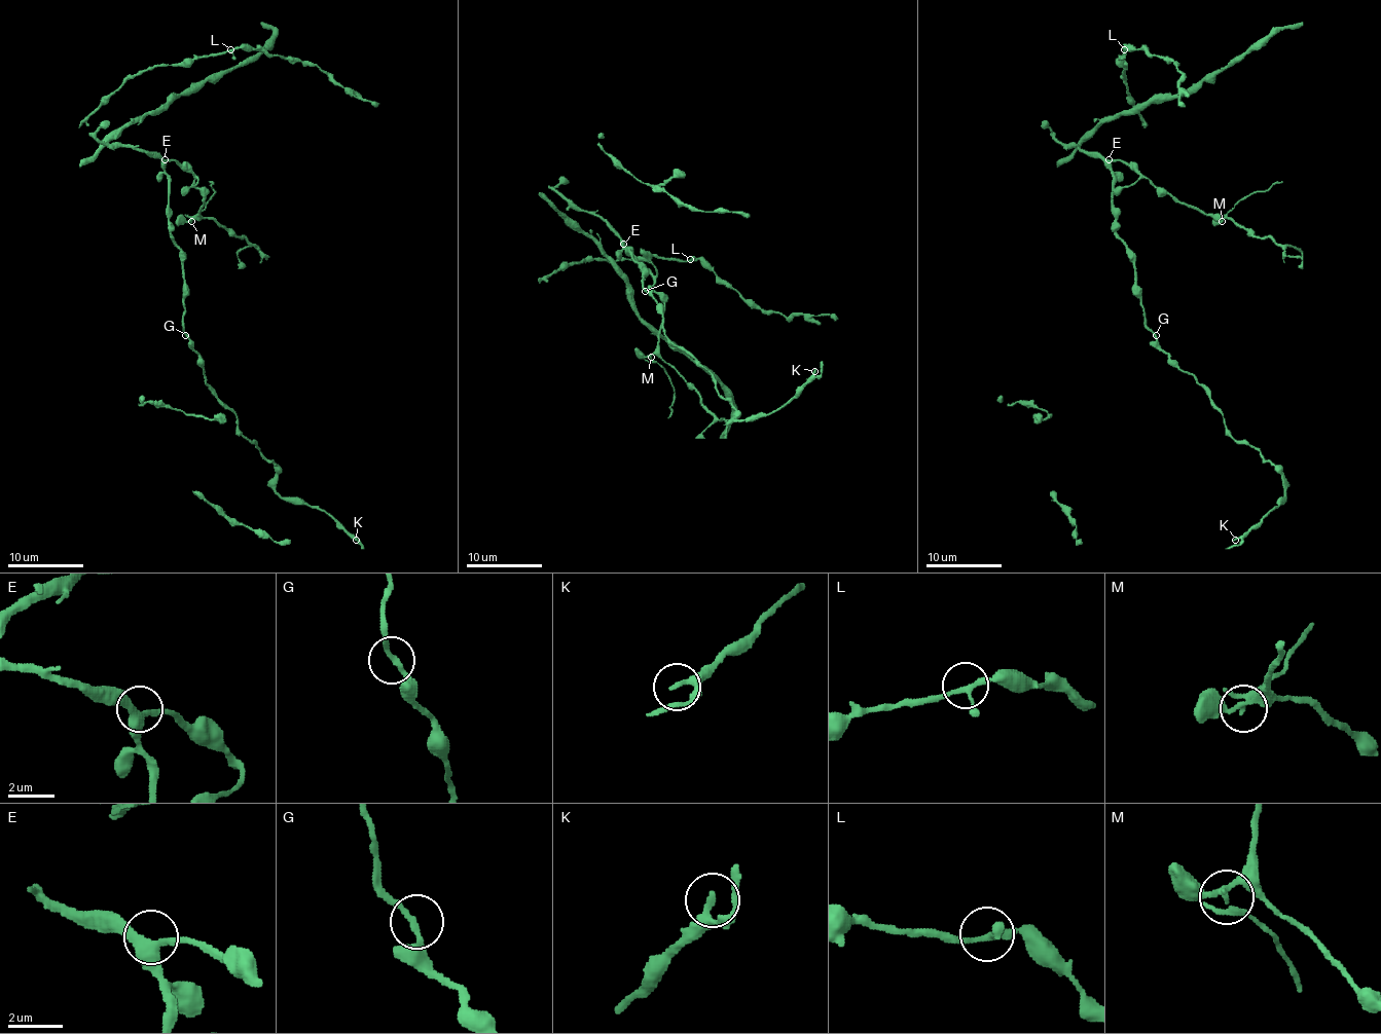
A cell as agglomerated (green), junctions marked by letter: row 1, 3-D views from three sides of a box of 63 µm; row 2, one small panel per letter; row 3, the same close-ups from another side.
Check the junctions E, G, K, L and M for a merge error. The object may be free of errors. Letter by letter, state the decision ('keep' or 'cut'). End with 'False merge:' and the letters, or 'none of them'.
E: keep
G: keep
K: keep
L: keep
M: cut
False merge: M

